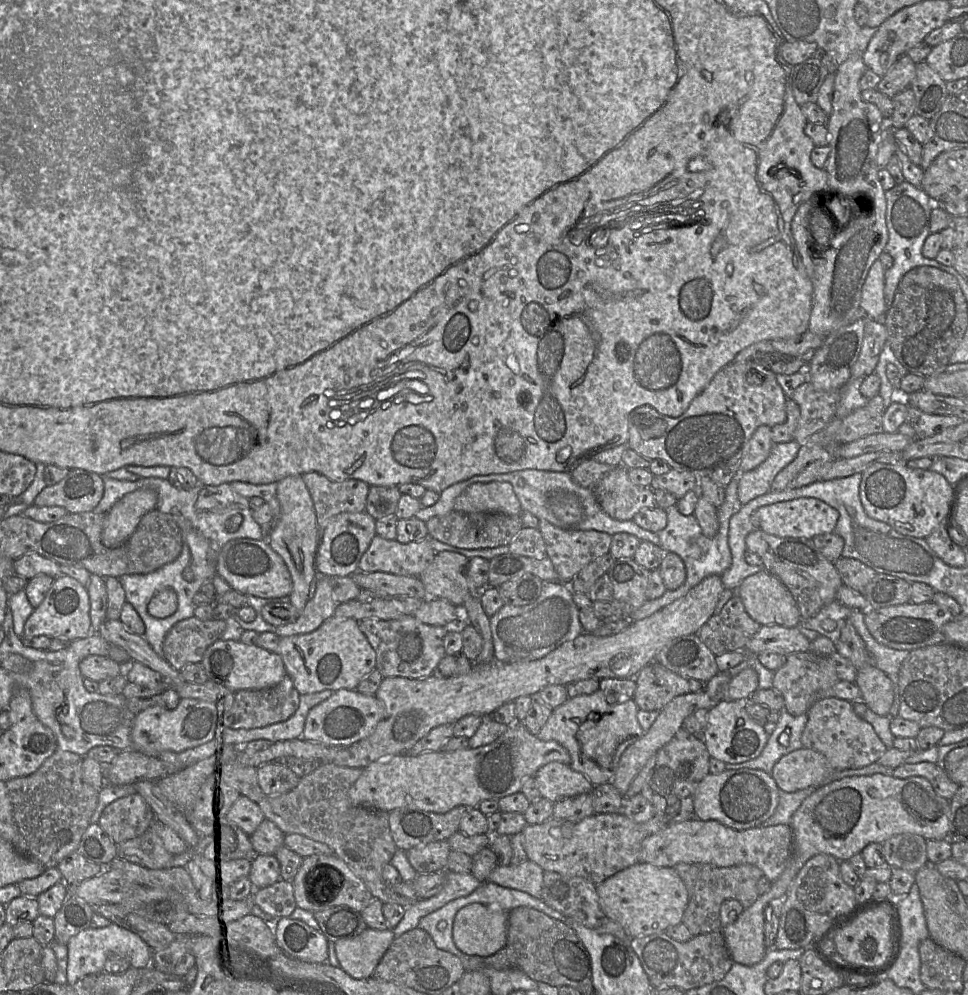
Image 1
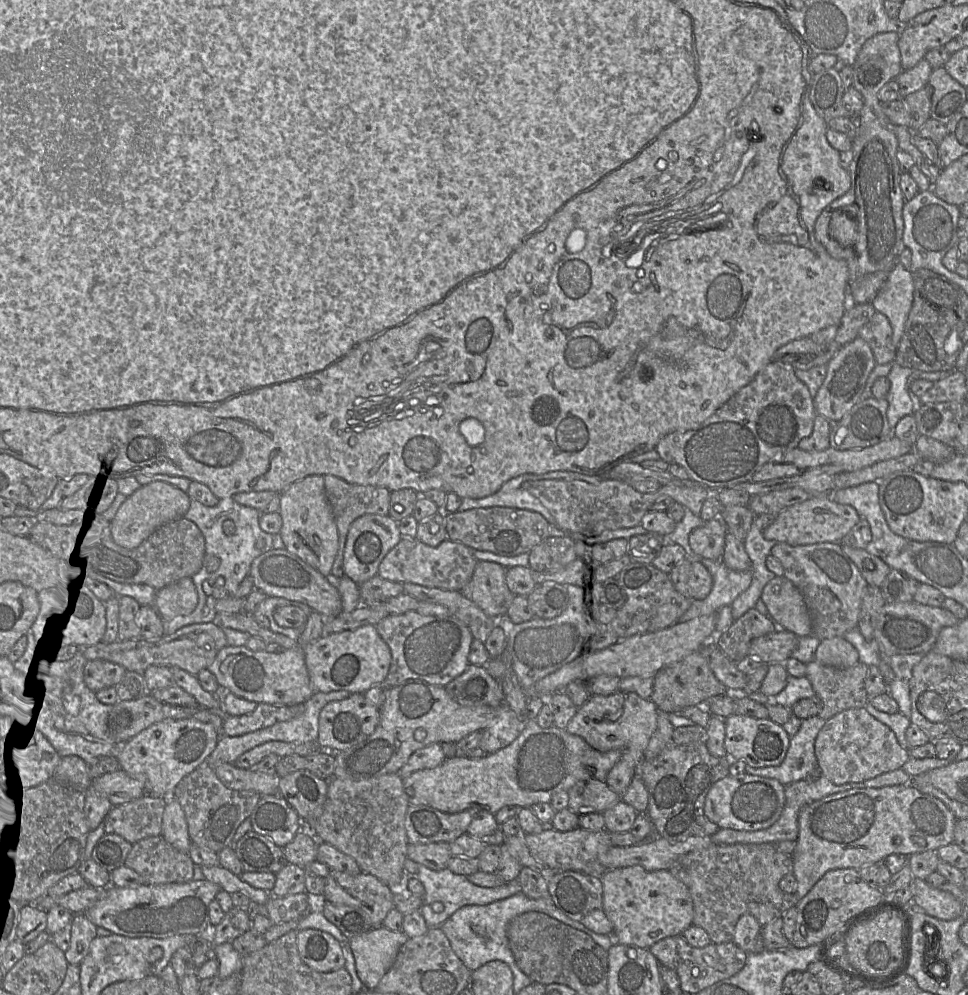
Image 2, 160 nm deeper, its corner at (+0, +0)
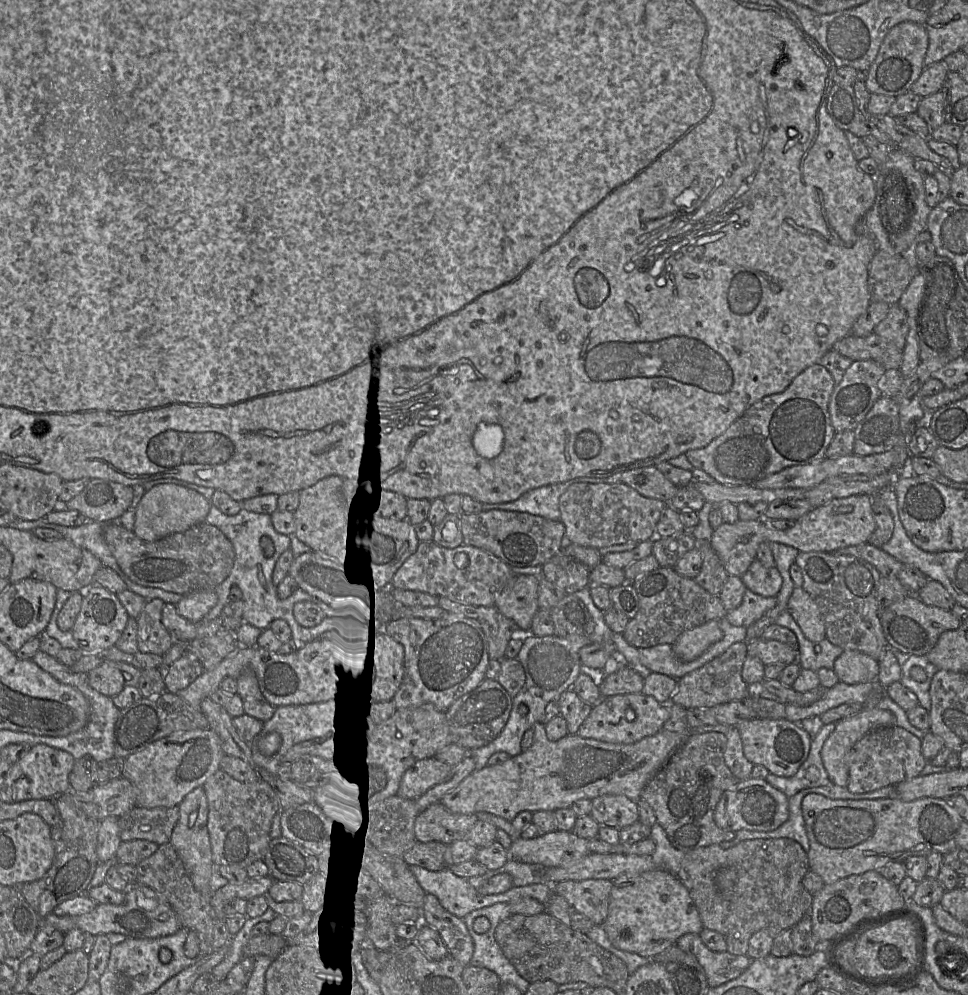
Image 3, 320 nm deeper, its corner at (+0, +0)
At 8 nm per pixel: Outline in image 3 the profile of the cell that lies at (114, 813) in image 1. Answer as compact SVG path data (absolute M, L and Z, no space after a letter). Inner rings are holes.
M135 806L118 818L119 836L122 841L147 840L158 845L166 844L170 842L178 819L177 806Z

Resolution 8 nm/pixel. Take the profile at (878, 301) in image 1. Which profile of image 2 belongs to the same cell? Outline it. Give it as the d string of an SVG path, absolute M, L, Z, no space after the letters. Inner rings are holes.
M897 263L872 301L872 305L879 313L884 314L890 321L895 348L902 338L905 322L913 303L913 273Z

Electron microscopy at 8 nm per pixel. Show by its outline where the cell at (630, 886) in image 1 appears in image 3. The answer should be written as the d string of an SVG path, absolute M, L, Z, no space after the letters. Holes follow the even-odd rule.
M663 869L623 875L613 881L609 911L602 928L618 949L652 958L685 934L699 934L704 926L685 885Z

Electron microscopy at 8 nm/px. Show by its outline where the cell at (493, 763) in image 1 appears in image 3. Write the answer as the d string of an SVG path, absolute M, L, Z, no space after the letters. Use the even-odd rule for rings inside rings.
M541 722L535 723L533 730L533 743L528 749L512 756L502 764L487 765L482 769L475 770L457 787L444 795L440 803L457 814L489 812L512 821L522 811L555 811L570 808L577 800L592 800L603 795L623 795L637 801L641 798L646 784L691 734L691 730L687 733L676 733L662 729L658 733L633 744L615 744L584 738L577 733L569 733L559 740L552 741L546 734L545 724Z

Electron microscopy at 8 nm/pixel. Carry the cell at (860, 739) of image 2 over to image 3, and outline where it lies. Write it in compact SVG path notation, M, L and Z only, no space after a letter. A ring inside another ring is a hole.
M899 726L882 727L870 731L847 753L849 781L846 789L852 793L871 792L920 776L928 763L921 746L920 738Z

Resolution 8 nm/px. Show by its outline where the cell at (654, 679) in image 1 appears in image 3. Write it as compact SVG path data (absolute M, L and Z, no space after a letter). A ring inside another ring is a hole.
M747 642L732 644L724 653L678 679L670 703L686 709L712 708L732 701L747 701L753 694L751 687L742 678L742 667L748 656Z

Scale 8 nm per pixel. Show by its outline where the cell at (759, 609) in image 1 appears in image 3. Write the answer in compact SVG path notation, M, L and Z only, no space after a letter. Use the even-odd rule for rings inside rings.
M795 587L787 602L786 610L801 628L805 637L818 643L826 639L823 616L818 605L802 588Z

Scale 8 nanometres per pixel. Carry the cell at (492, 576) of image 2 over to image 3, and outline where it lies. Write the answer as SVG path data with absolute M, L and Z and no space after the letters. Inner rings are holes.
M516 574L495 600L494 606L514 621L523 633L530 632L534 615L539 610L539 577Z

